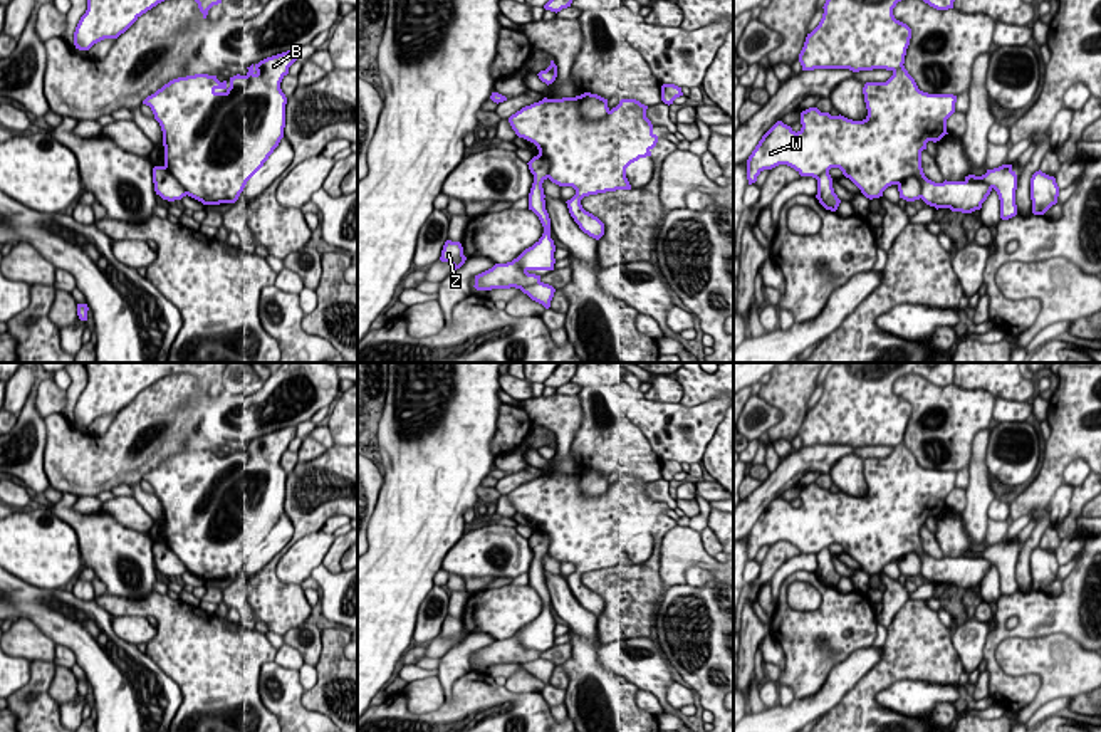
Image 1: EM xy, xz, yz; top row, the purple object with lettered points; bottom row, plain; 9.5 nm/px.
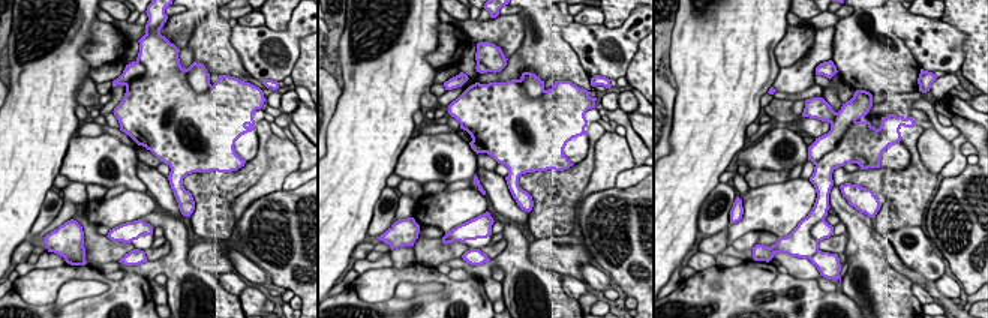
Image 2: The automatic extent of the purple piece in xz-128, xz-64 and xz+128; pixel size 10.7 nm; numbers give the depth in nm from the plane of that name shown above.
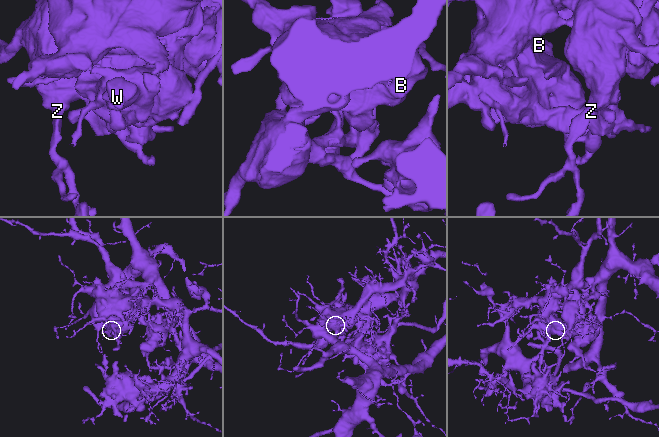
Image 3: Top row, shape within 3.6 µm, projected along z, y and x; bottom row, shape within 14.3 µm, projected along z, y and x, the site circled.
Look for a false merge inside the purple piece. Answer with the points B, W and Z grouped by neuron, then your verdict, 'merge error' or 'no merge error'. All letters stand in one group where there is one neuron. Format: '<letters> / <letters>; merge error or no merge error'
B W / Z; merge error

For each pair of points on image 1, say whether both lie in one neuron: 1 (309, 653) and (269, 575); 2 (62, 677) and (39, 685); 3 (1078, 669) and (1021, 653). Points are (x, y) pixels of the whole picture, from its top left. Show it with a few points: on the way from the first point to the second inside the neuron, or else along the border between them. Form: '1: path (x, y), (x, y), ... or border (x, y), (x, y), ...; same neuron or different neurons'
1: path (296, 635), (287, 613), (271, 595); same neuron
2: border (56, 665), (49, 694), (59, 707); different neurons
3: path (1064, 667), (1056, 658), (1034, 655); same neuron

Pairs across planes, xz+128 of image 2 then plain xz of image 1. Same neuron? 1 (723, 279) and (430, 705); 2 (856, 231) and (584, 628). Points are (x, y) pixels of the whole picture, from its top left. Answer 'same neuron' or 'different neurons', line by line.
1: same neuron
2: same neuron

